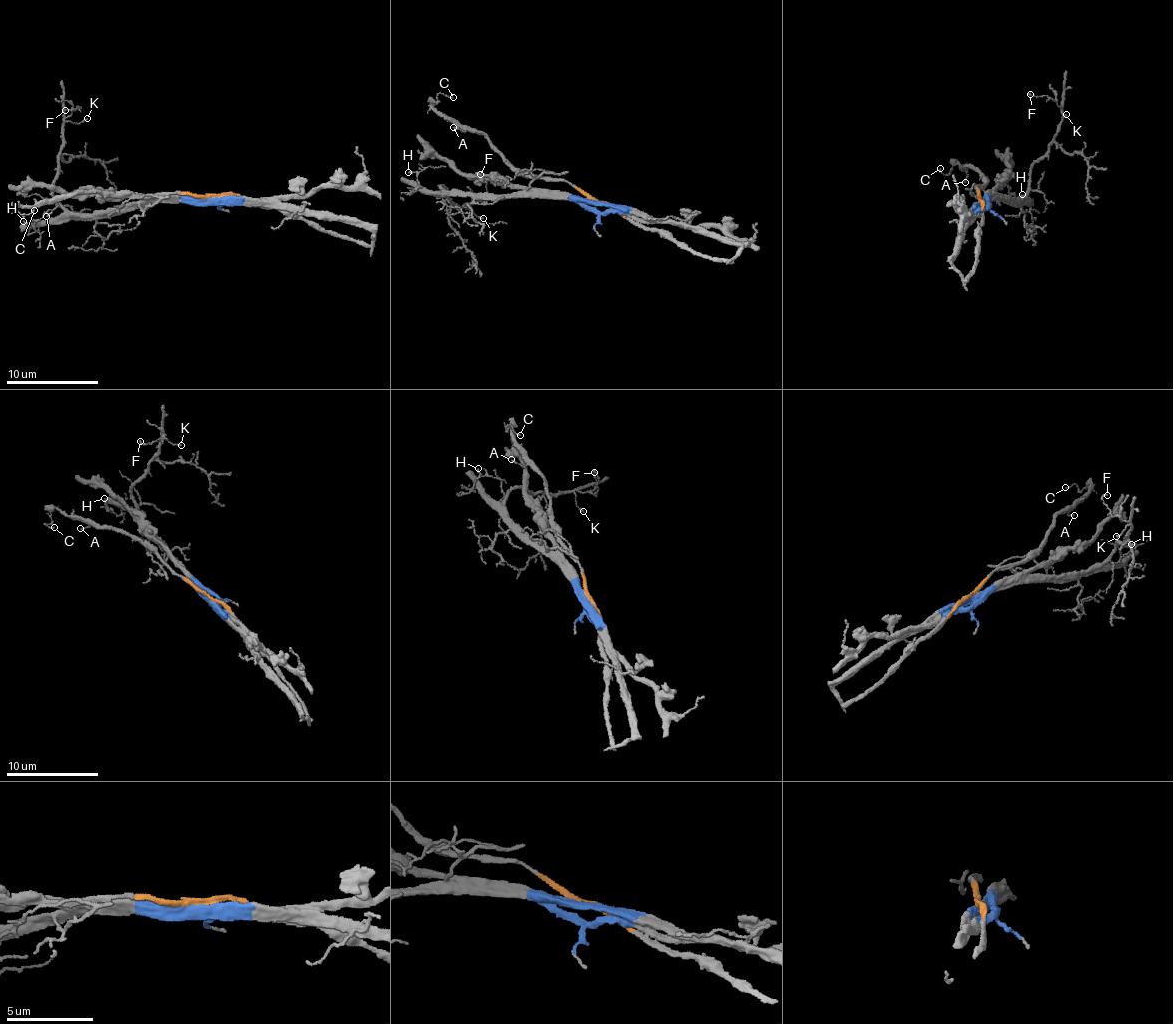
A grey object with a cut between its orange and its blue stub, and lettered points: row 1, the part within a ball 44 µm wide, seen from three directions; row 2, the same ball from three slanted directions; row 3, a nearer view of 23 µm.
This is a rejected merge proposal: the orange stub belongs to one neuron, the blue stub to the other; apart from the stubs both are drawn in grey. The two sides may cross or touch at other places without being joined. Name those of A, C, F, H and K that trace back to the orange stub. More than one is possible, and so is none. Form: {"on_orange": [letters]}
{"on_orange": ["A", "C"]}

